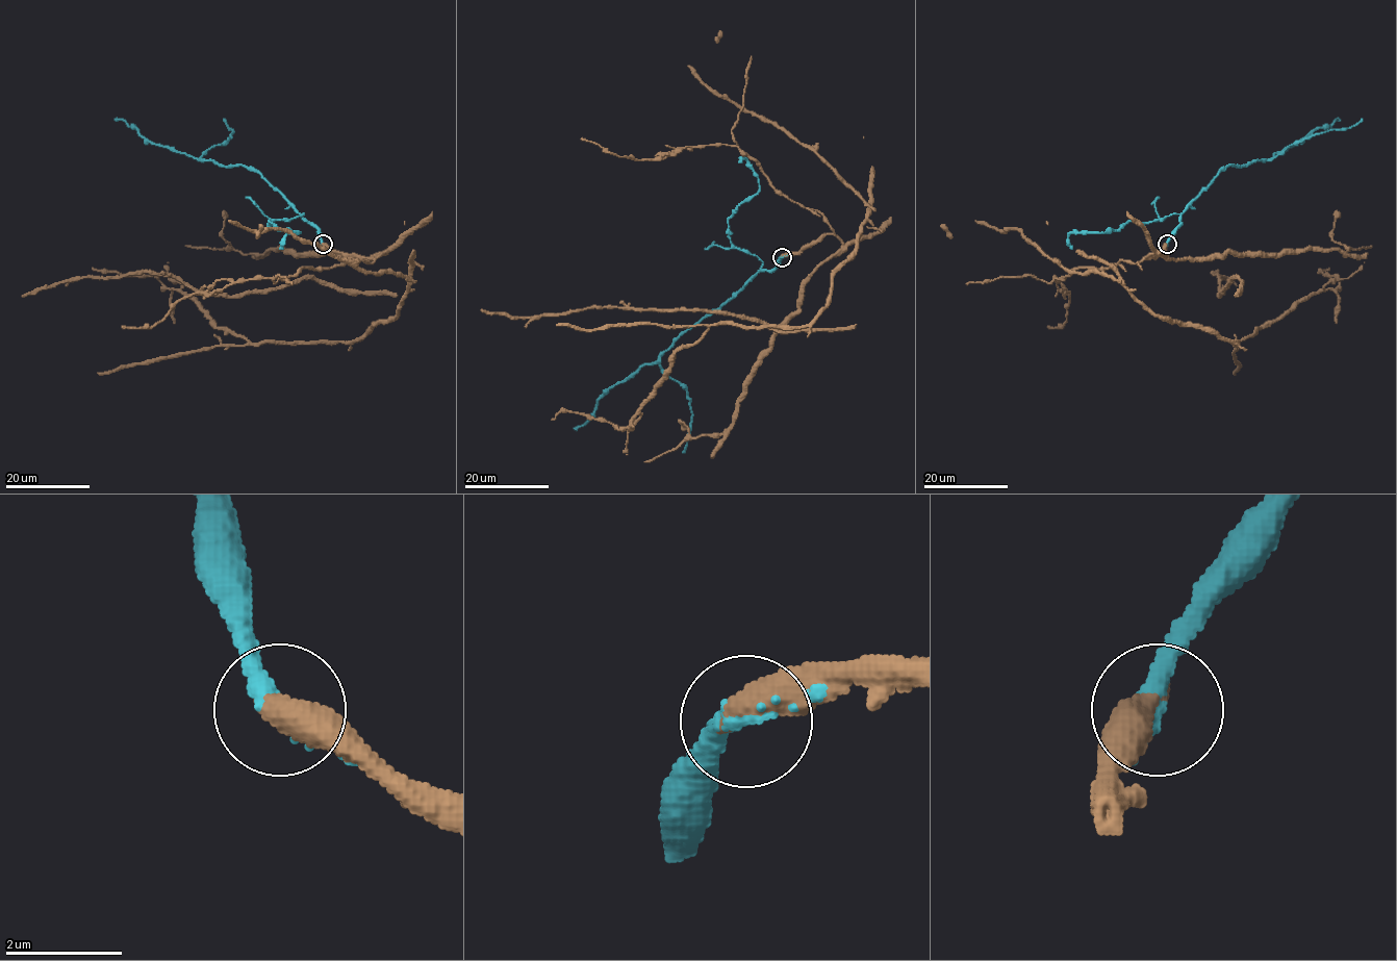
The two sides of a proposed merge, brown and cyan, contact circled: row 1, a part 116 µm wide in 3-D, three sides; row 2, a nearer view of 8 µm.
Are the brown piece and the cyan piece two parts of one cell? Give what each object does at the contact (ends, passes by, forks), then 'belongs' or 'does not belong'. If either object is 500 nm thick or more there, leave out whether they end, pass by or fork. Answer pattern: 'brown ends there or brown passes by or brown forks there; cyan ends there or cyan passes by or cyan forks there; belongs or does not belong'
belongs

